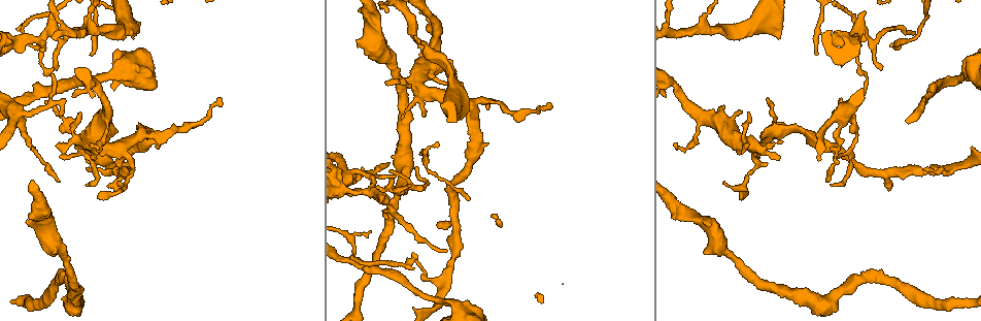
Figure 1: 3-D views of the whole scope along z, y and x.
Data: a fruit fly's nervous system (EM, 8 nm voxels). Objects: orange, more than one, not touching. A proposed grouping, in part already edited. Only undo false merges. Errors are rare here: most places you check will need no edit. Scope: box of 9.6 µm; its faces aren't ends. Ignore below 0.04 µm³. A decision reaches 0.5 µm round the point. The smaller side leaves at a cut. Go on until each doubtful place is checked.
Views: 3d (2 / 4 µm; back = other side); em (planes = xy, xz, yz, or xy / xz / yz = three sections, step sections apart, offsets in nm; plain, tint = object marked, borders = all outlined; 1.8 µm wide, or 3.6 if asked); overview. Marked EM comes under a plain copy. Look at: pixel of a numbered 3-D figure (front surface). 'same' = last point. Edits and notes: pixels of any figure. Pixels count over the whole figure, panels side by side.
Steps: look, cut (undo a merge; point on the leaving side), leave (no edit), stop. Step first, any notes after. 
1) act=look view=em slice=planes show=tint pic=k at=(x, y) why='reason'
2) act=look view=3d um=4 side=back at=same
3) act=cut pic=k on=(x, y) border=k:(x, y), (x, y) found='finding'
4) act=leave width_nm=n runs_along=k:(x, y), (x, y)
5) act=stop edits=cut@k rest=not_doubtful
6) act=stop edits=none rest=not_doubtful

act=look view=em slice=xy step=16 show=tint pic=1 at=(391, 185) why='arms part here'

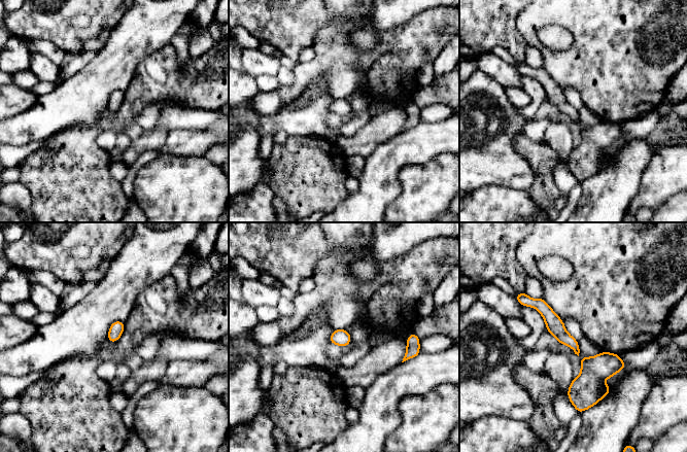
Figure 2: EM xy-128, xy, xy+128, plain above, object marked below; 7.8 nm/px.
act=look view=em slice=planes show=borders at=same why='another direction'

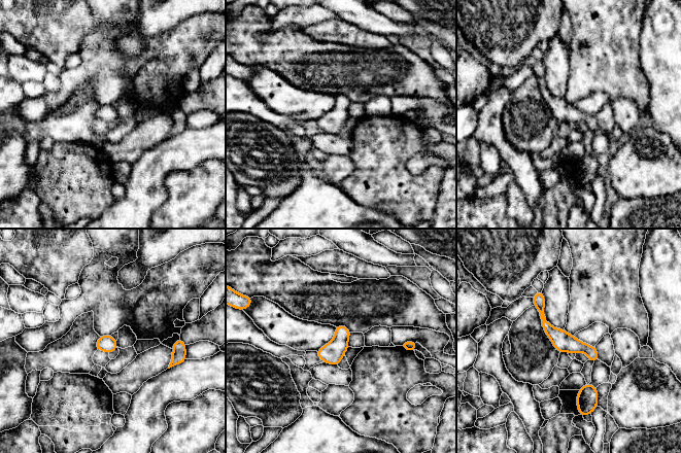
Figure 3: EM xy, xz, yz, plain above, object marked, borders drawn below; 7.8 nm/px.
act=leave width_nm=140 runs_along=3:(539, 293), (545, 324), (594, 358) found='continuous, no second cell'

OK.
act=look view=em slice=xy step=16 show=borders pic=1 at=(370, 193) why='sharp bend'

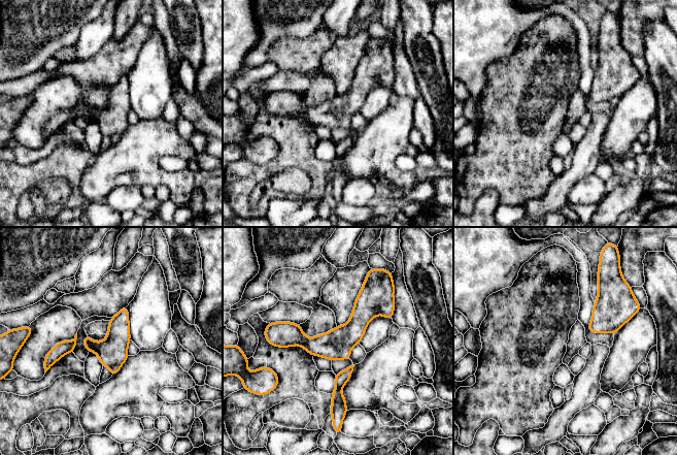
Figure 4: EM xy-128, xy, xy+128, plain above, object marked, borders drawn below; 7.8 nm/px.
act=cut pic=4 on=(112, 351) found='a second cell is stuck on'

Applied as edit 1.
act=look view=overview why='redraw'

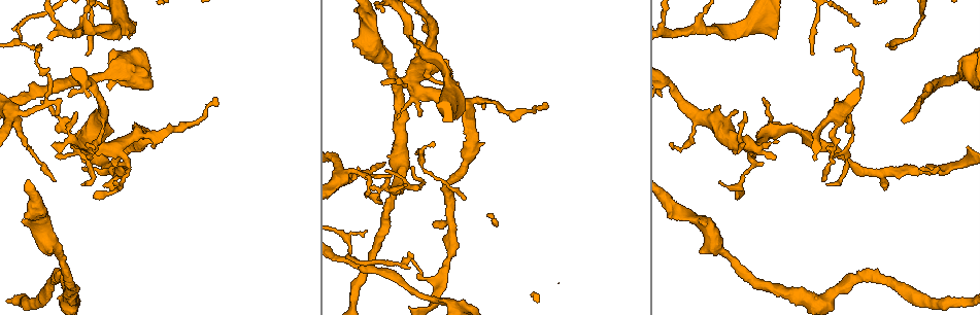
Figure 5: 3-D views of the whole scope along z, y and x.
act=look view=3d um=2 pic=5 at=(118, 34) why='sudden change in width'

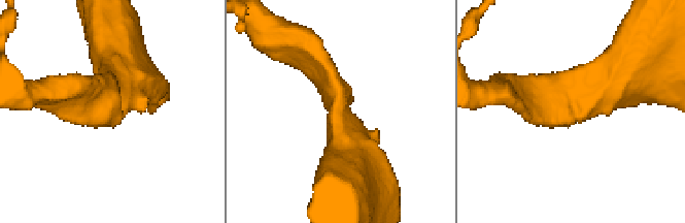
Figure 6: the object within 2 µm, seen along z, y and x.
act=look view=em slice=planes show=tint pic=6 at=(108, 107) arm_widths_nm=190,460

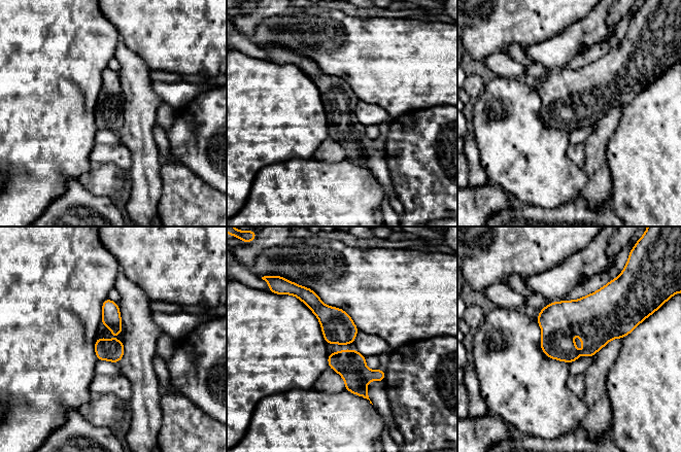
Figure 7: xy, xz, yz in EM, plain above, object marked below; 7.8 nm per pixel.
act=leave found='all the same cell'

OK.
act=look view=3d um=4 pic=5 at=(419, 43) why='sudden change in width'

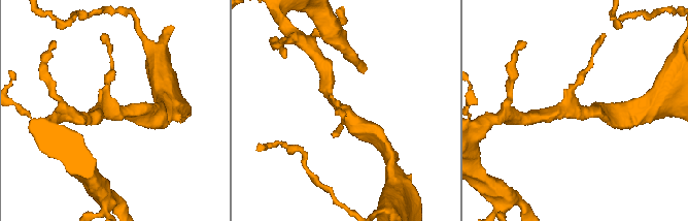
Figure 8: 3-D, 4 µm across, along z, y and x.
act=look view=em slice=planes show=borders pic=8 at=(576, 111)

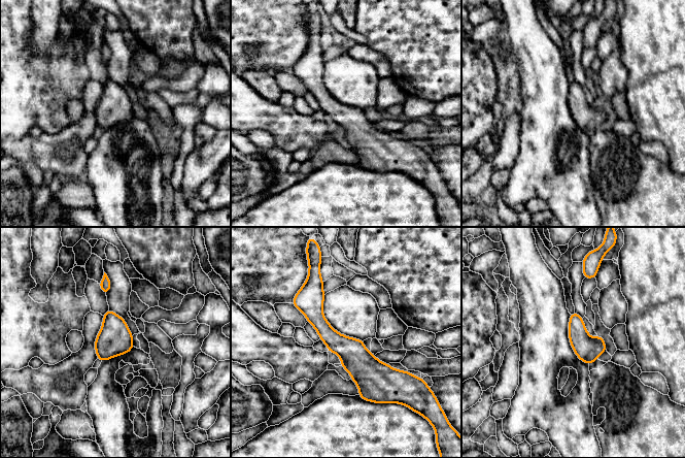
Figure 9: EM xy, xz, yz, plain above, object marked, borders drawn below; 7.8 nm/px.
act=leave arms=3 runs_along=9:(314, 290), (315, 318), (378, 395) found='continuous, no second cell'

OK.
act=look view=em um=3.6 slice=planes show=tint pic=5 at=(961, 72) why='small branch off a trunk'

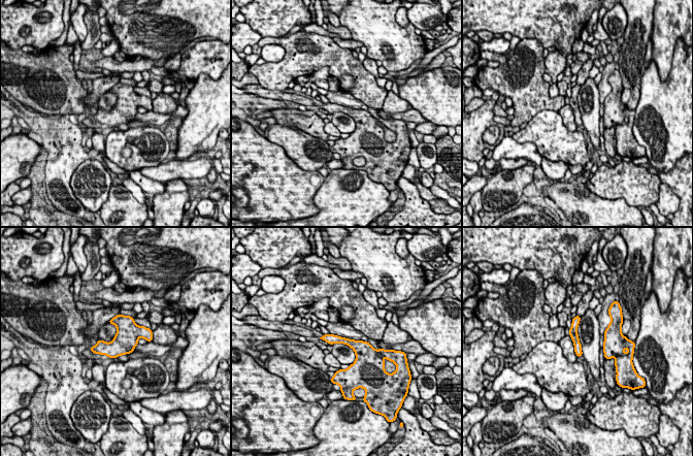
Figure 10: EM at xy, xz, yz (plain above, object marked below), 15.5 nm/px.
act=leave width_nm=130 found='continuous, no second cell'

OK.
act=stop edits=cut@4 rest=not_doubtful

